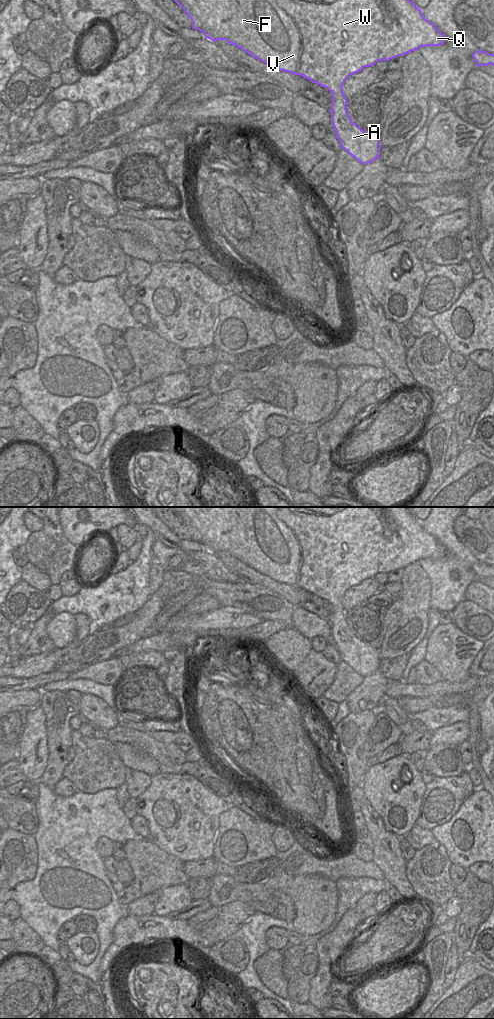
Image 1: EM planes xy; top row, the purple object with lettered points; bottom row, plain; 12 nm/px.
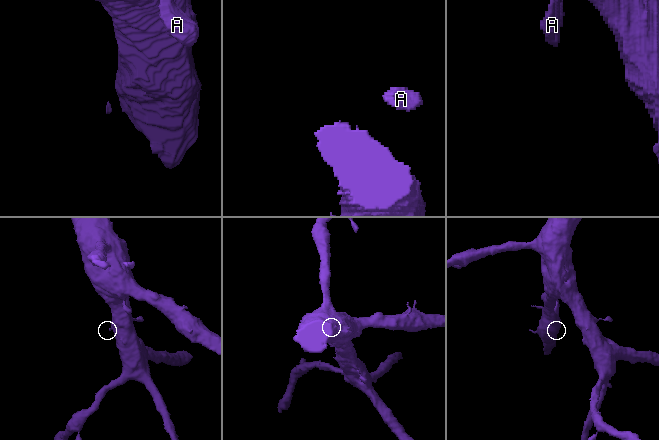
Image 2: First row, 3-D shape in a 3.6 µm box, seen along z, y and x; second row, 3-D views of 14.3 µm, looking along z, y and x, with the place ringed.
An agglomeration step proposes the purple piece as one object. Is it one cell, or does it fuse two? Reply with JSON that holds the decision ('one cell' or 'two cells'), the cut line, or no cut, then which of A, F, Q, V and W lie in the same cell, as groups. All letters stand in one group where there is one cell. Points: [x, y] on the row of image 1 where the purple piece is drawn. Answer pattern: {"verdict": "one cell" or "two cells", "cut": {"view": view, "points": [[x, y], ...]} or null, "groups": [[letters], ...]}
{"verdict": "one cell", "cut": null, "groups": [["A", "F", "Q", "V", "W"]]}

